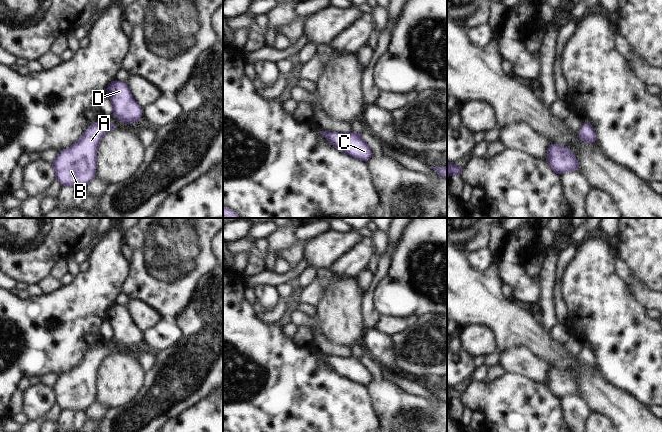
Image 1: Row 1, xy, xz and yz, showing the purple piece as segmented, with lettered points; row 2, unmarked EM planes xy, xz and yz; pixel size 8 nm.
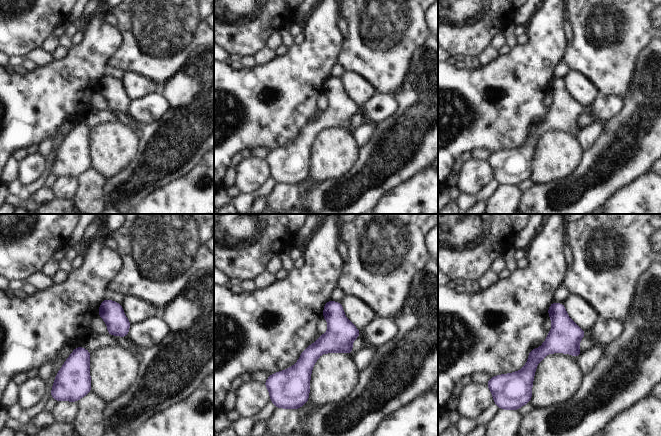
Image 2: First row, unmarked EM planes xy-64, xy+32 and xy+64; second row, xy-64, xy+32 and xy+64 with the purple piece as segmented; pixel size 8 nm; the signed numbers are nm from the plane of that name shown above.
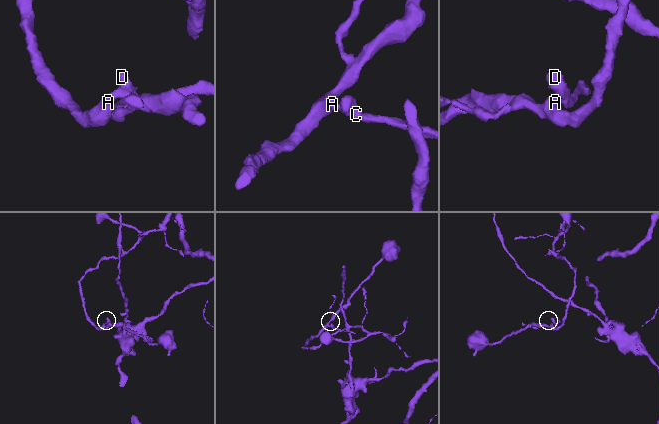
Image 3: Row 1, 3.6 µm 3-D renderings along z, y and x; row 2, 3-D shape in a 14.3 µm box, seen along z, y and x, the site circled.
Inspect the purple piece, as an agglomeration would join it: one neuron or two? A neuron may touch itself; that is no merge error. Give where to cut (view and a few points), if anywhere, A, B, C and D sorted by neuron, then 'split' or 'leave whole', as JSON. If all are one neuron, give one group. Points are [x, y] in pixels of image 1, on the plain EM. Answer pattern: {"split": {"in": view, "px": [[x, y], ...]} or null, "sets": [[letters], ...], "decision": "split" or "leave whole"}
{"split": null, "sets": [["A", "B", "C", "D"]], "decision": "leave whole"}

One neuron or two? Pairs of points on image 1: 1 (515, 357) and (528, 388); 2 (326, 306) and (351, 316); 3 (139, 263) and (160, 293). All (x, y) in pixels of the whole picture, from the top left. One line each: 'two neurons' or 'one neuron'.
1: two neurons
2: one neuron
3: one neuron

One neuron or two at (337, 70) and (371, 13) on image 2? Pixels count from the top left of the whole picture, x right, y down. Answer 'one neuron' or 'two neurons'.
two neurons

